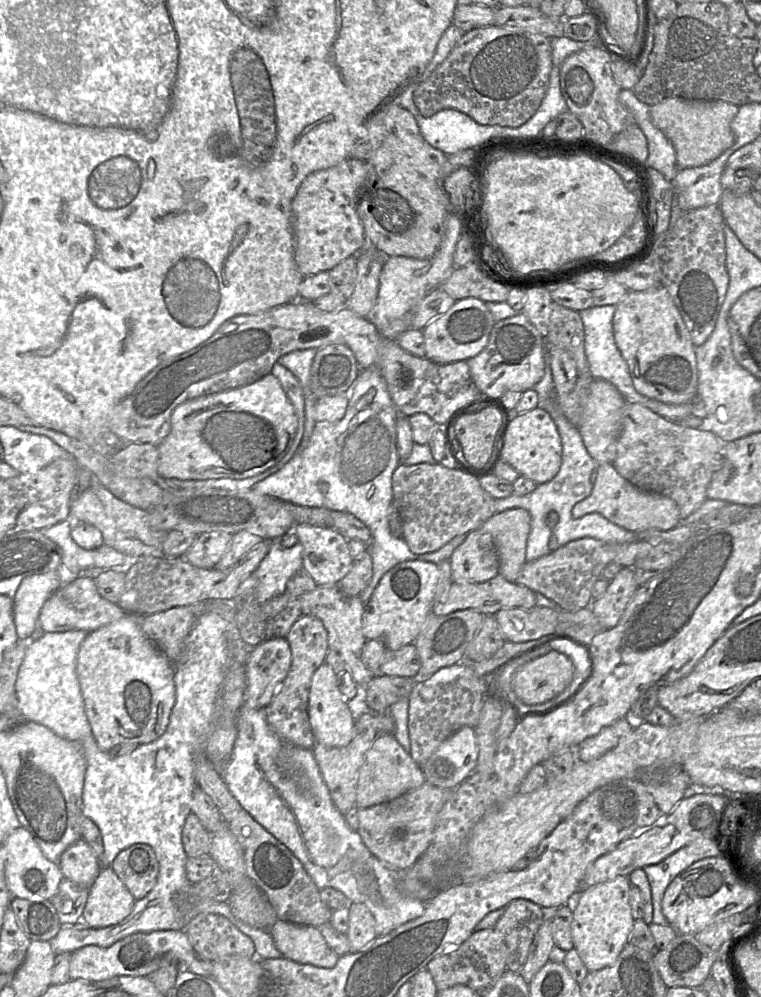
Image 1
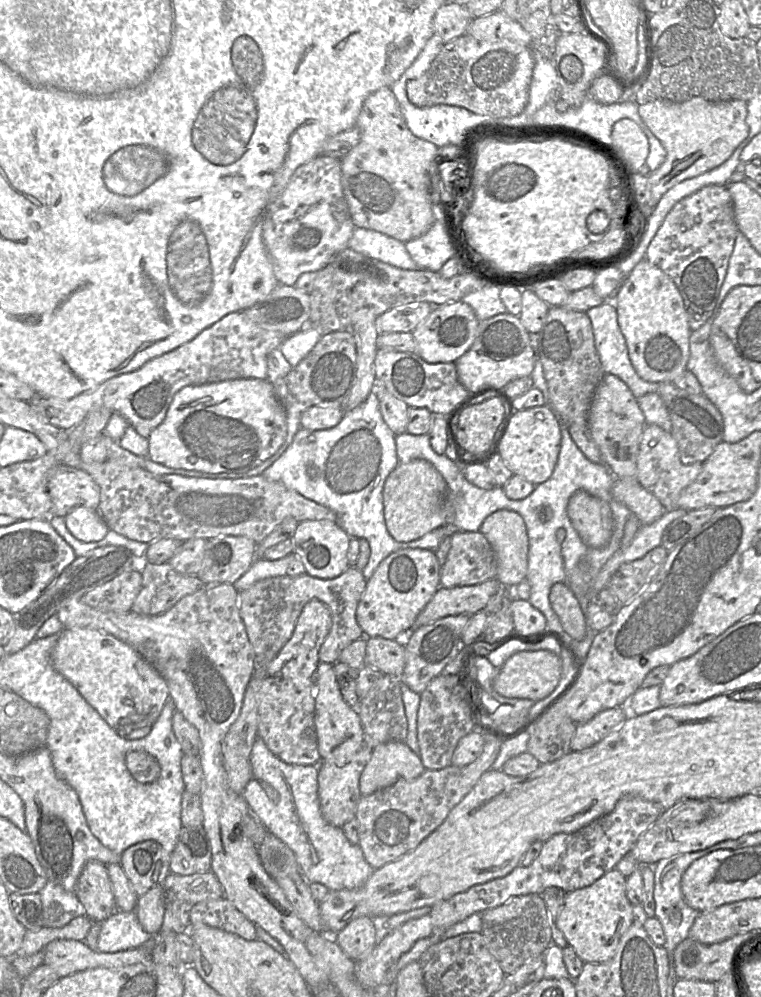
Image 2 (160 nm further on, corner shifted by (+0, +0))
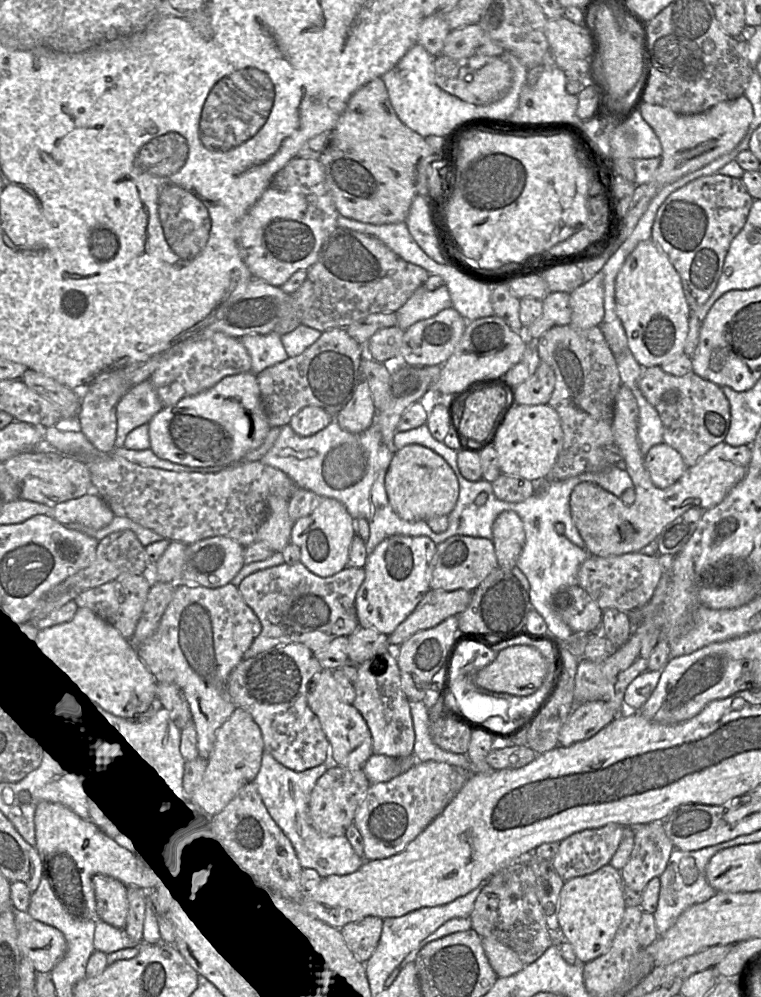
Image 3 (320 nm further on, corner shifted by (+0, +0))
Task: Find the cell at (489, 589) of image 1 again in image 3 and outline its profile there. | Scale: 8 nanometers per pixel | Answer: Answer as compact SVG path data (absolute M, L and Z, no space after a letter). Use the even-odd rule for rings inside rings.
M430 589L412 613L388 636L392 648L399 647L416 632L433 628L451 616L458 616L469 605L472 592Z

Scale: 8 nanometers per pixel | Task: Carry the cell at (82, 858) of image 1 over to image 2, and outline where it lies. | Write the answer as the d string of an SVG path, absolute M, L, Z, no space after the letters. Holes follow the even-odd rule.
M91 860L85 864L74 893L92 922L103 922L117 910L106 865L99 861Z

